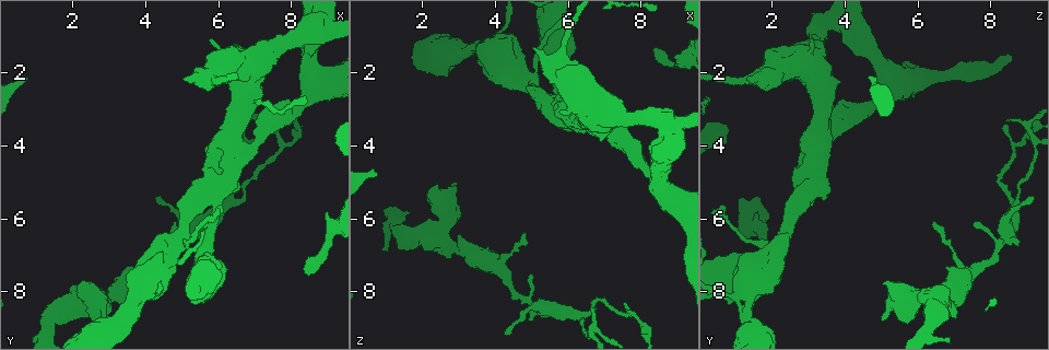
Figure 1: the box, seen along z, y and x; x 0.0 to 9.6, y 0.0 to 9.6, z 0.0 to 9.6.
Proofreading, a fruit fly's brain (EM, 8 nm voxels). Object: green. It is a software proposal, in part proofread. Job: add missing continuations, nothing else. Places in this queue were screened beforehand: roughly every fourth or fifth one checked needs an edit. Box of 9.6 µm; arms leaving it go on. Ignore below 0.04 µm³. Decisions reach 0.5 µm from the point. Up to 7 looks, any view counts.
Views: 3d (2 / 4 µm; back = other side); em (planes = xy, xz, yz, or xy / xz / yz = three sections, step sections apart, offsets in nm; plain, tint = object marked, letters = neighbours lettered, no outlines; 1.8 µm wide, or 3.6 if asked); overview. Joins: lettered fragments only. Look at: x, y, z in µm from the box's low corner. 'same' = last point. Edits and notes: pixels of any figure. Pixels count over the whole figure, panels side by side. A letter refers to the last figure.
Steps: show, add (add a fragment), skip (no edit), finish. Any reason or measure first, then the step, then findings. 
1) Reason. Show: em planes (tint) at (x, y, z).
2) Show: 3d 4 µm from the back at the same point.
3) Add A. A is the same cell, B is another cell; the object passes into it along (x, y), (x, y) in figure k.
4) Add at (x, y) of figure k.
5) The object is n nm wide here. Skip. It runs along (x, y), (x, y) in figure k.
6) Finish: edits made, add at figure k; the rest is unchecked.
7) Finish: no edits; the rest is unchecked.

Sudden change in width. Show: 3d 4 µm at (4.80, 6.75, 2.25).

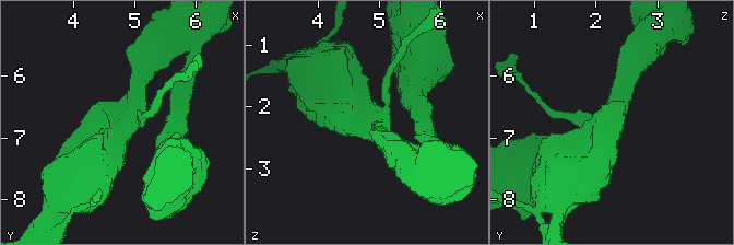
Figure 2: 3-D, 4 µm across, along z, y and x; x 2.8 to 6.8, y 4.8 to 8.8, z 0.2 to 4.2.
Show: em 3.6 µm planes (letters) at (4.80, 6.80, 2.25).

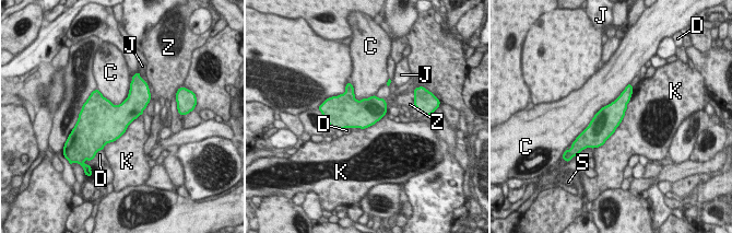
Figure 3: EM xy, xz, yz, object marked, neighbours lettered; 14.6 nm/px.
The longest contact is with C, 1100 nm. Skip. C, D, J, K, S and Z are other cells; a border runs along (630, 101), (615, 131), (597, 148) in figure 3; none of them fits.

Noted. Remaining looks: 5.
Branch stops here. Show: em planes (tint) at (8.40, 7.60, 1.35).

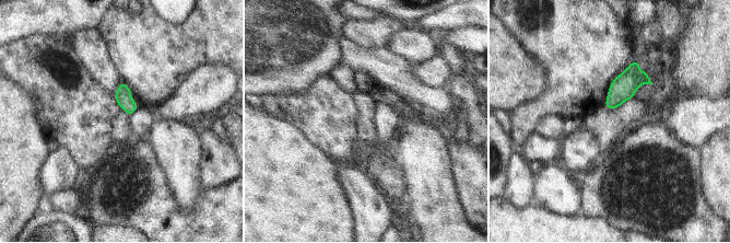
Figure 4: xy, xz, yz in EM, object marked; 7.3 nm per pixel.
Show: em planes (letters) at the same point.

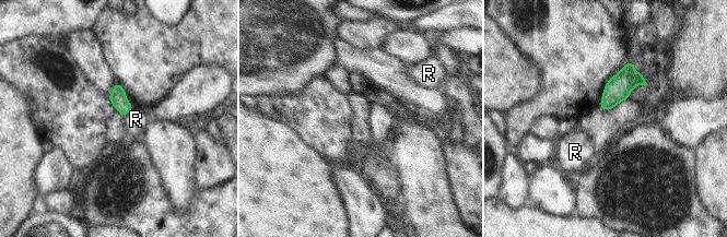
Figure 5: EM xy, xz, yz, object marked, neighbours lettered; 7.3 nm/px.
The object is 120 nm wide here. Skip. R is another cell; a border runs along (133, 107), (125, 117) in figure 5; no lettered fragment goes on from it.

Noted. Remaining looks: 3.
Calibre changes. Show: em 3.6 µm planes (tint) at (3.75, 8.10, 1.35).

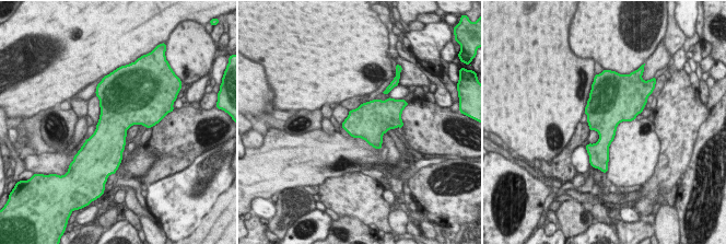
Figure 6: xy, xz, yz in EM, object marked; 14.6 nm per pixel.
Show: em 3.6 µm planes (letters) at the same point.

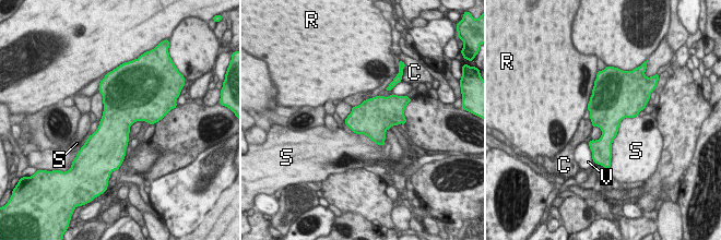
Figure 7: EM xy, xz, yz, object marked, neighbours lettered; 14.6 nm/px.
The longest contact is with S, 750 nm. Skip. C, R, S and V are other cells; no lettered fragment goes on from it.

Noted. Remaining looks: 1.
Finish: no edits; the rest is unchecked.

